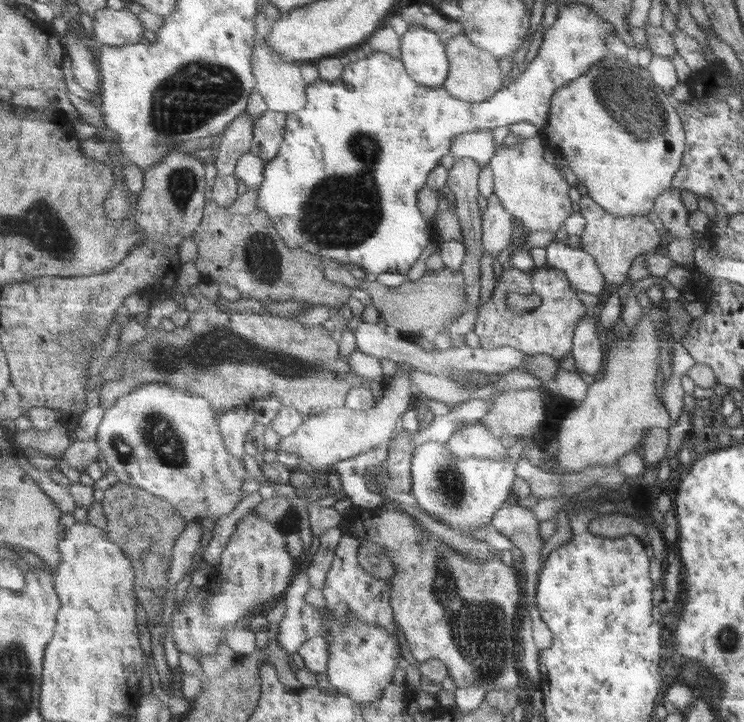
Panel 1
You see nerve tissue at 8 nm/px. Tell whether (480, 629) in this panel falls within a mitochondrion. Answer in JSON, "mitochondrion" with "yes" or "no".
{"mitochondrion":"yes"}

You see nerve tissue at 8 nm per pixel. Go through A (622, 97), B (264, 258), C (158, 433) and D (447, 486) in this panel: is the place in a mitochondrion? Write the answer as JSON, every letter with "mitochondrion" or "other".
{"A":"mitochondrion","B":"mitochondrion","C":"mitochondrion","D":"mitochondrion"}

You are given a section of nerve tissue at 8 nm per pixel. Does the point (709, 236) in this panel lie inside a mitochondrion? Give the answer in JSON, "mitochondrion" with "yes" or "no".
{"mitochondrion":"no"}

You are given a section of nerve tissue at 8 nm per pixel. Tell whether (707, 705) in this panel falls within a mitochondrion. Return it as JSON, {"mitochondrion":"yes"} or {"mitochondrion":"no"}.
{"mitochondrion":"no"}

